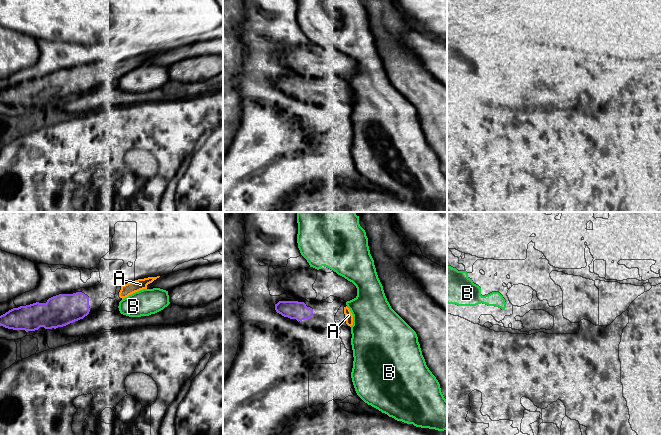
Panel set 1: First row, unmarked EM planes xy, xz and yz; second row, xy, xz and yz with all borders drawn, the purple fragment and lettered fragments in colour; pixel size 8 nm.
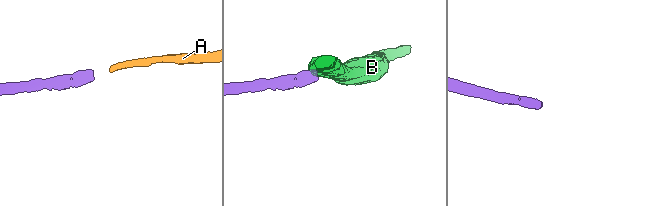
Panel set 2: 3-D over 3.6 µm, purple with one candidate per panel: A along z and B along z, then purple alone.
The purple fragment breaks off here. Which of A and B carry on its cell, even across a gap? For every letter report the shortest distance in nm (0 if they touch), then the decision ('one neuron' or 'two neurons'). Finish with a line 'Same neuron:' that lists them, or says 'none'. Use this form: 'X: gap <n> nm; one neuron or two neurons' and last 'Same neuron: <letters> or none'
A: gap 240 nm; one neuron
B: gap 240 nm; two neurons
Same neuron: A

